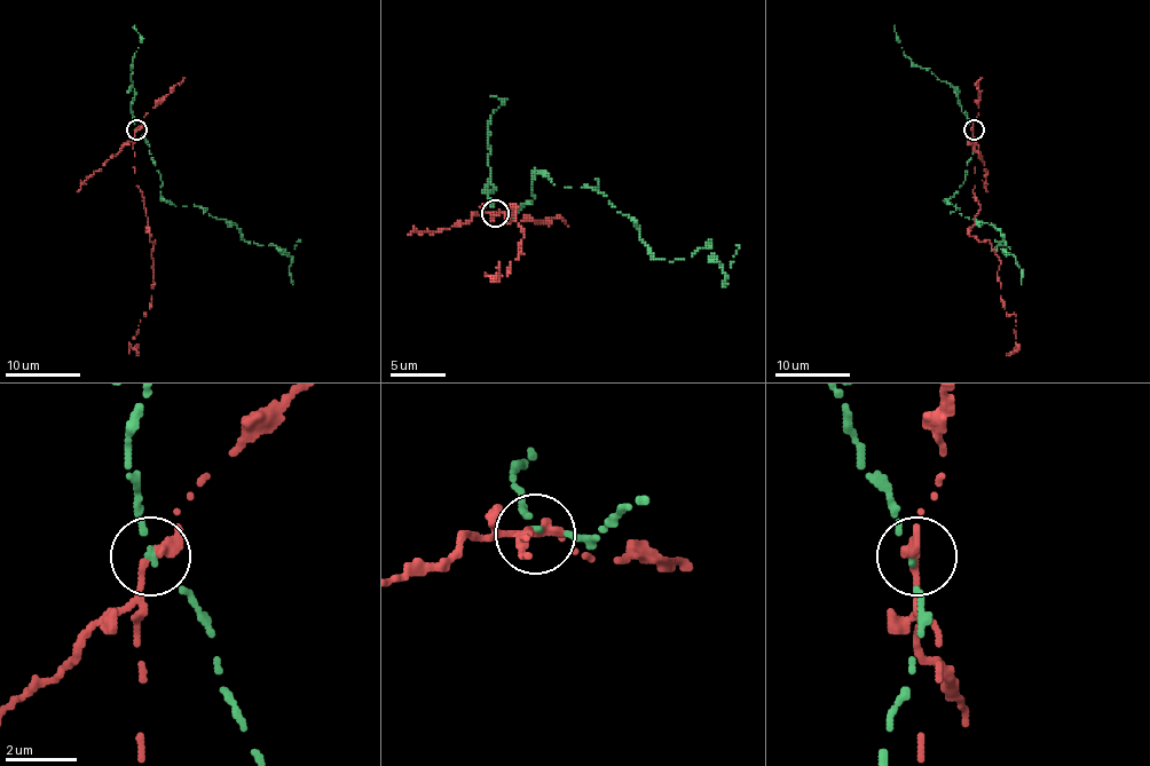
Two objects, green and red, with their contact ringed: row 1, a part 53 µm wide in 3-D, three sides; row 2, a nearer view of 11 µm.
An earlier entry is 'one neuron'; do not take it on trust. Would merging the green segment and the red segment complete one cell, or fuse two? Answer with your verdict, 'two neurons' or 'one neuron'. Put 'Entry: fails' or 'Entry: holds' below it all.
two neurons
Entry: fails

